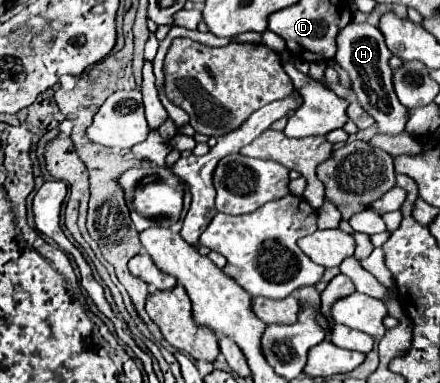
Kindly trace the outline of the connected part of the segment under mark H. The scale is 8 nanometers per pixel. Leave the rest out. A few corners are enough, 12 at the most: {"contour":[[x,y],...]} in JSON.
{"contour":[[370,24],[336,36],[334,60],[350,90],[376,120],[398,134],[408,110],[392,86],[392,52]]}

